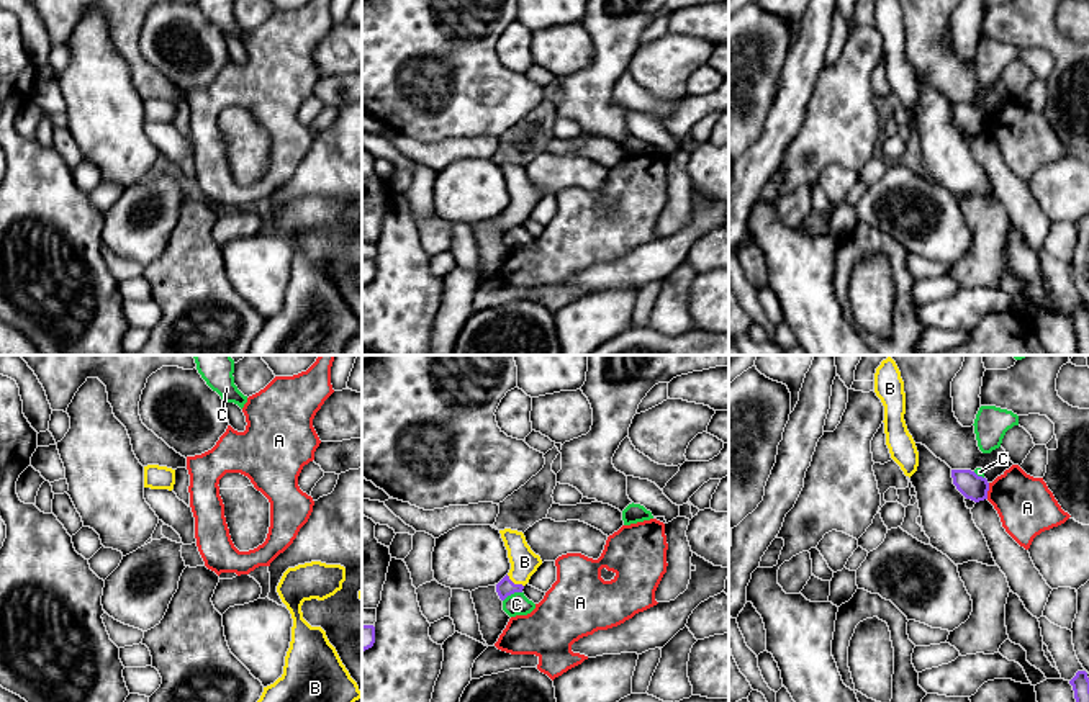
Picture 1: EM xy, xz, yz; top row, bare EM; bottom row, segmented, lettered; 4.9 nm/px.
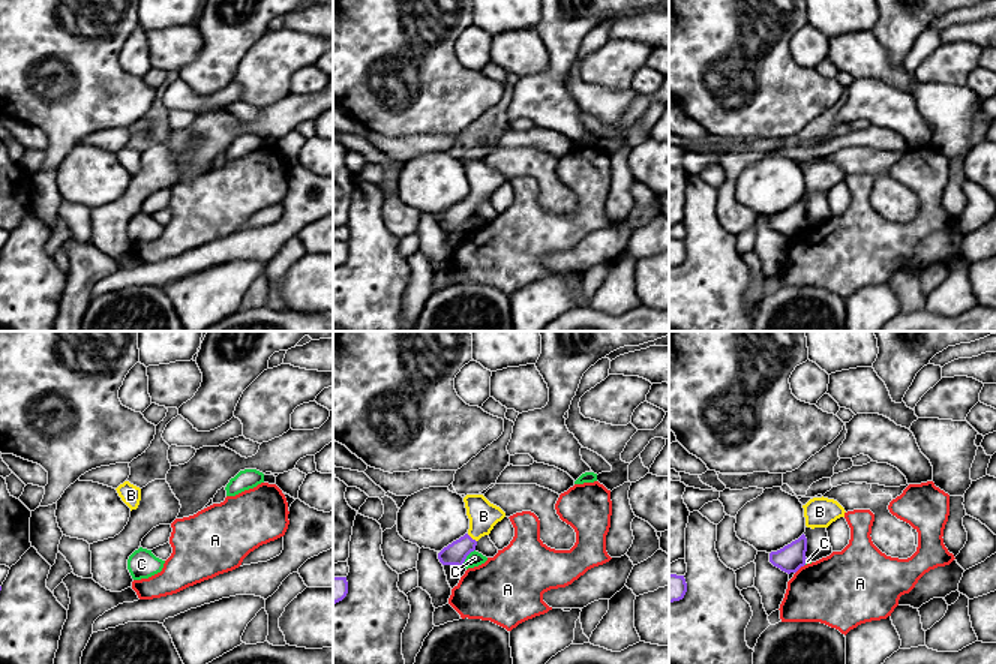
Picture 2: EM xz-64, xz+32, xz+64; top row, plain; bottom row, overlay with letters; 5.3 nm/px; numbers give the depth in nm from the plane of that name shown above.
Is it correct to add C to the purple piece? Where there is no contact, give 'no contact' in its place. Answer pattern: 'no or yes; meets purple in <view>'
no; meets purple in xz

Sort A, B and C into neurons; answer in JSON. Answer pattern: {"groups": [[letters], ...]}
{"groups": [["A"], ["B"], ["C"]]}

